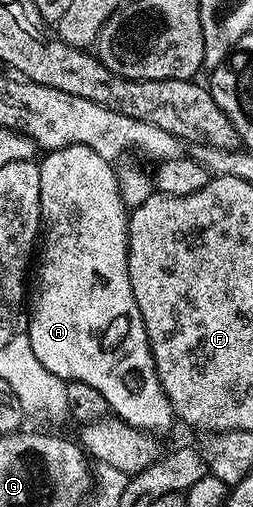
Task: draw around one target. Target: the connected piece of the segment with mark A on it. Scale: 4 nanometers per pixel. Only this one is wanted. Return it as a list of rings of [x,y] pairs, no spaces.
[[[73,145],[65,146],[62,149],[55,149],[48,151],[44,154],[45,158],[40,158],[39,164],[41,167],[41,174],[39,175],[39,199],[41,200],[41,232],[39,234],[39,256],[35,261],[35,273],[37,269],[37,278],[32,278],[31,281],[31,300],[27,305],[27,313],[29,309],[29,341],[27,337],[27,349],[30,354],[33,355],[34,359],[38,361],[39,365],[42,365],[51,373],[51,375],[59,376],[66,383],[70,381],[78,381],[79,383],[87,383],[90,387],[95,387],[95,390],[99,391],[101,395],[106,399],[108,408],[112,410],[116,416],[120,417],[122,421],[126,421],[131,427],[136,429],[144,429],[147,433],[154,435],[160,434],[159,431],[165,427],[165,417],[172,418],[174,416],[173,408],[171,403],[167,399],[167,395],[163,391],[163,387],[159,383],[159,375],[157,374],[157,368],[153,362],[153,352],[149,346],[149,340],[147,339],[147,331],[145,330],[145,324],[143,323],[143,315],[139,315],[139,307],[135,303],[135,295],[131,291],[131,279],[129,278],[129,268],[127,267],[127,255],[129,254],[129,223],[127,220],[127,207],[122,204],[121,196],[119,195],[119,189],[117,187],[117,177],[115,174],[114,166],[103,159],[102,156],[97,155],[95,151],[89,146]]]

